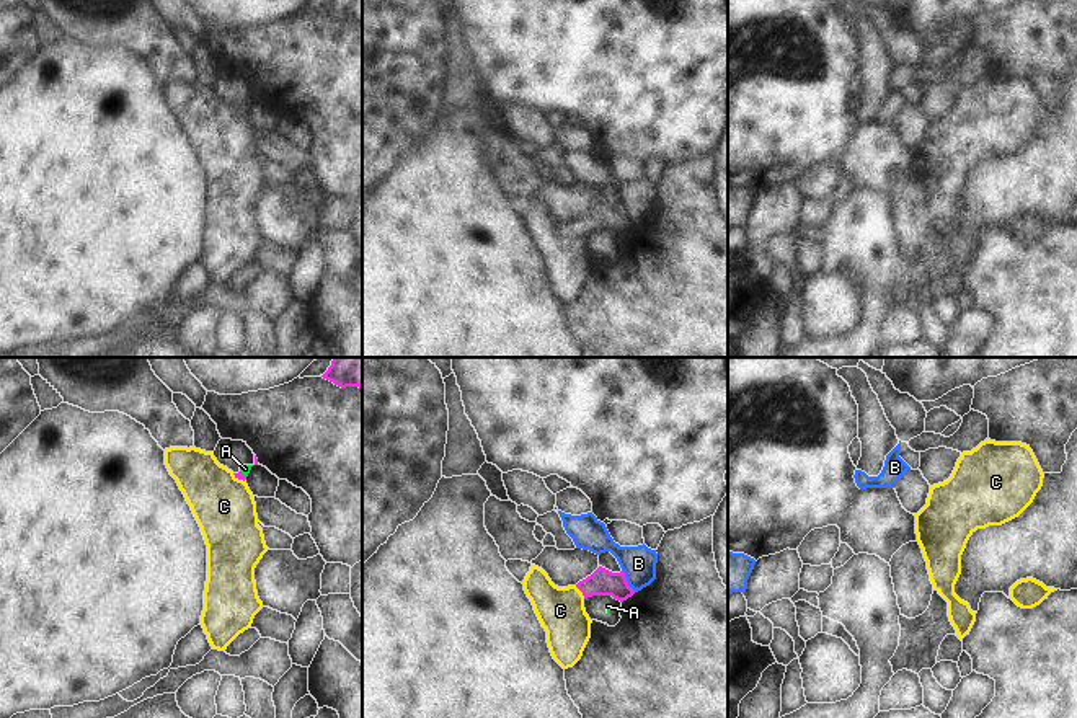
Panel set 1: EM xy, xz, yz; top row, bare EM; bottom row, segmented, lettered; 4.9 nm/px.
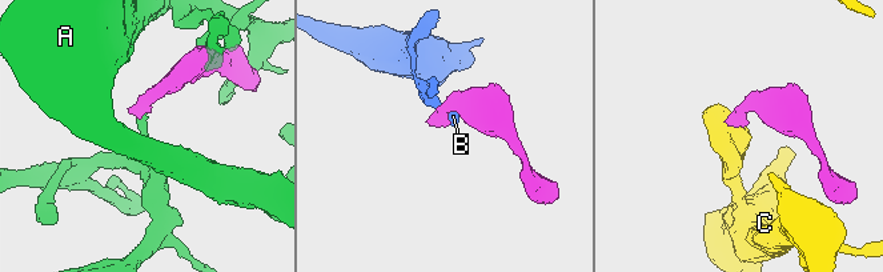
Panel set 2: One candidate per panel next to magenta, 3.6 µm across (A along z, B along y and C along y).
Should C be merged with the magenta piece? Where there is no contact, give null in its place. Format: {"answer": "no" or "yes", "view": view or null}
{"answer": "yes", "view": "xz"}

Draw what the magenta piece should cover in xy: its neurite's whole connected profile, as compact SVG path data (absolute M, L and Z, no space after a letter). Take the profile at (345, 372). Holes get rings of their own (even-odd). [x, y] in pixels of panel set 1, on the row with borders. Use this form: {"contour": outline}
{"contour": "M333 357L331 366L321 377L341 388L362 388L362 357Z"}

